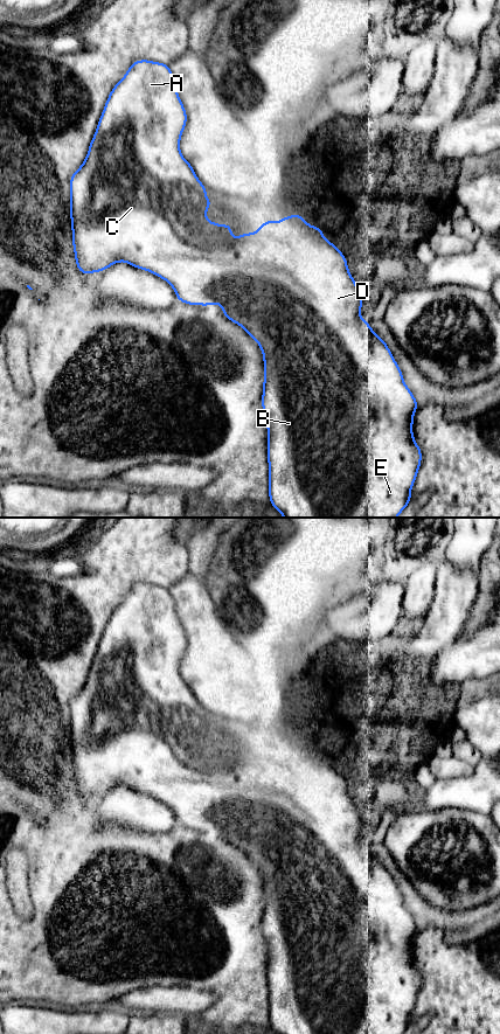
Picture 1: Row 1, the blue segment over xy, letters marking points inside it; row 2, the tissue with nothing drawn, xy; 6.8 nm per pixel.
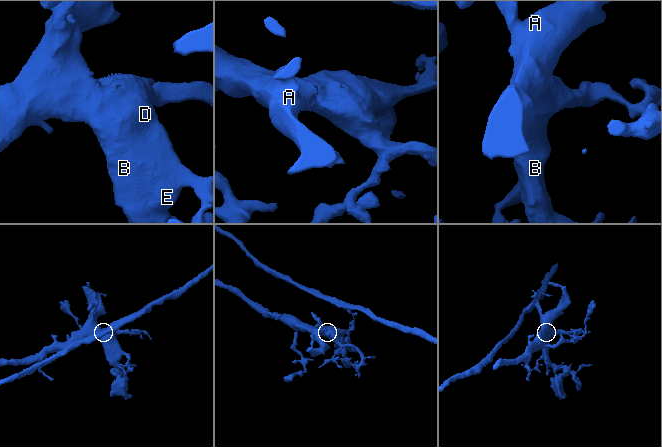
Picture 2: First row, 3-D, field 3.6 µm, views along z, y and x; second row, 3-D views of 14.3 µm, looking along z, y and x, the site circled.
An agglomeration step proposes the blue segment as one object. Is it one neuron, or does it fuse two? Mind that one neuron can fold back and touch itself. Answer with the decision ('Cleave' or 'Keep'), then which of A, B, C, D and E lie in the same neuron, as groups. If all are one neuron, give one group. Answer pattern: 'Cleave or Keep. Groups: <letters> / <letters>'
Keep. Groups: A B C D E

